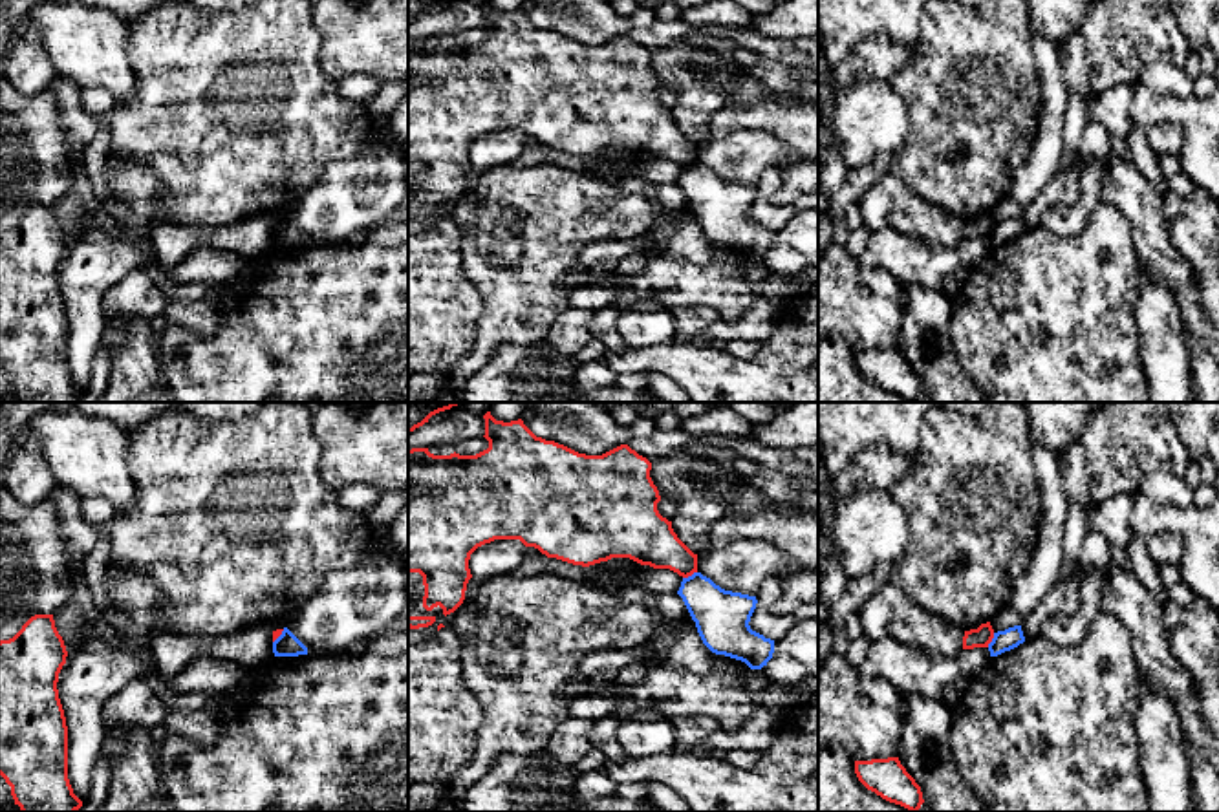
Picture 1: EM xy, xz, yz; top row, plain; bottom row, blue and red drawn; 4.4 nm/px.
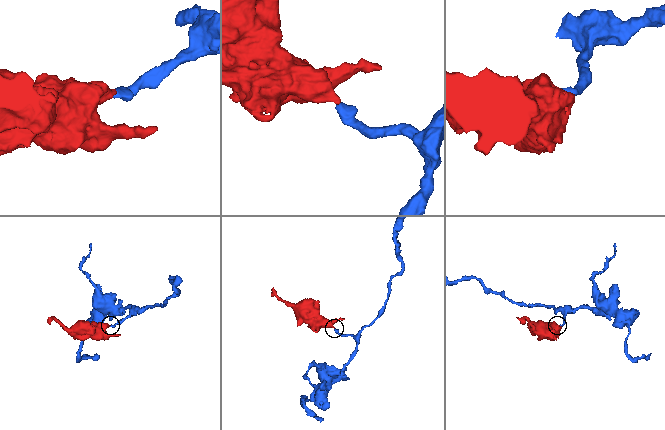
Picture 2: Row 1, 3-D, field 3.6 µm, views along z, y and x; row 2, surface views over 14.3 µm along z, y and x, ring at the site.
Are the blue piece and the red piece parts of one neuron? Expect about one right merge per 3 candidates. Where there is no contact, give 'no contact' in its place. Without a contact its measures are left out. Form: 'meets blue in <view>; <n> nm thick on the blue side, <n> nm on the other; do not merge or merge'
meets blue in xz; 240 nm thick on the blue side, 220 nm on the other; do not merge

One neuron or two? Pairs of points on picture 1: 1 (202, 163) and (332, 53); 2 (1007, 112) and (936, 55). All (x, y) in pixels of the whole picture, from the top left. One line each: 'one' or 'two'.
1: two
2: one

